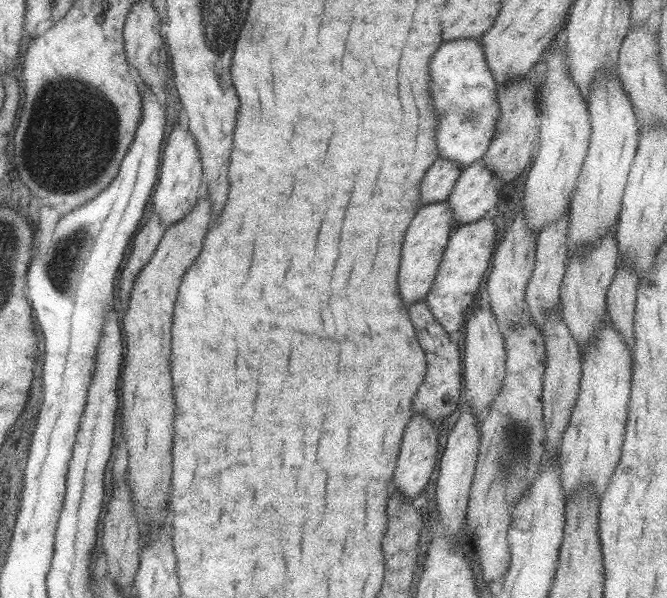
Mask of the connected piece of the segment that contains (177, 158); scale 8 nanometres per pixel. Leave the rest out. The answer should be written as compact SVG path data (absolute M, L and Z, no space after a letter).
M175 123L167 140L164 158L160 169L160 181L153 196L154 212L159 213L169 228L188 215L199 204L202 193L205 191L204 162L201 162L201 150L191 134L190 128L183 128Z

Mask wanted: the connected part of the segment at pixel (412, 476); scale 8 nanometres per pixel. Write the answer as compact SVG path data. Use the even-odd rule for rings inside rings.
M414 413L404 436L405 446L397 468L397 484L406 497L414 499L423 494L425 486L437 468L439 430L427 415Z

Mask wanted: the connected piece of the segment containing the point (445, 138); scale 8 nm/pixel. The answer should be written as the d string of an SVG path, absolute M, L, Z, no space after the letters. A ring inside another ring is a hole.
M480 37L451 40L441 46L437 58L433 58L433 98L440 116L437 144L441 158L457 162L464 169L484 157L496 134L500 114L497 88Z

